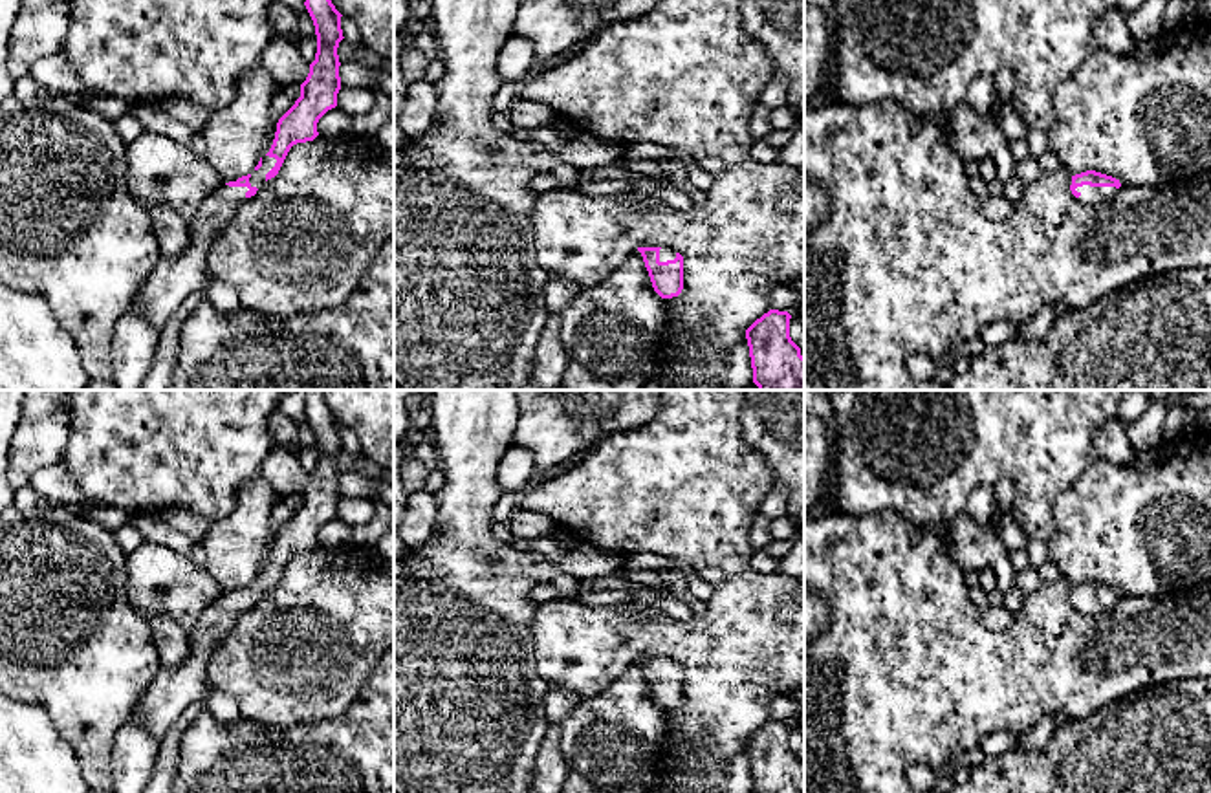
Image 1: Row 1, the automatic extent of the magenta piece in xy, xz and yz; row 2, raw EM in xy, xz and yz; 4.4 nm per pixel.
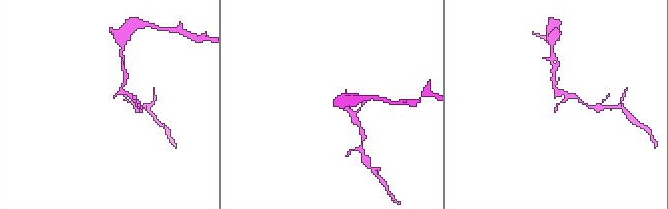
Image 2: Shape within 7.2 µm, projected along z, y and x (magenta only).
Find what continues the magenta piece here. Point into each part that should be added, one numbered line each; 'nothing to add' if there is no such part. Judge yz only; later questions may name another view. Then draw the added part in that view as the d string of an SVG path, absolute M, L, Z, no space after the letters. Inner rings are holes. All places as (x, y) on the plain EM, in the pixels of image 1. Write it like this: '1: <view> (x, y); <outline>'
1: yz (1089, 607); M1083 595L1075 599L1081 606L1077 608L1083 615L1097 615L1110 610L1116 604L1116 597L1090 597Z

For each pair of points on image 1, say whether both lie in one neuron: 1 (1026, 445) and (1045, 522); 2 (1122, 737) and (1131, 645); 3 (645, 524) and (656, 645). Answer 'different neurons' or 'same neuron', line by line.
1: same neuron
2: different neurons
3: same neuron

